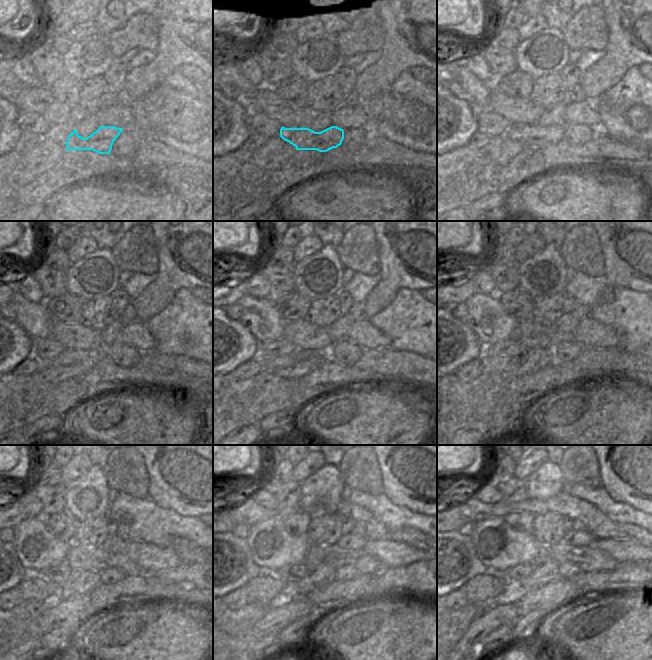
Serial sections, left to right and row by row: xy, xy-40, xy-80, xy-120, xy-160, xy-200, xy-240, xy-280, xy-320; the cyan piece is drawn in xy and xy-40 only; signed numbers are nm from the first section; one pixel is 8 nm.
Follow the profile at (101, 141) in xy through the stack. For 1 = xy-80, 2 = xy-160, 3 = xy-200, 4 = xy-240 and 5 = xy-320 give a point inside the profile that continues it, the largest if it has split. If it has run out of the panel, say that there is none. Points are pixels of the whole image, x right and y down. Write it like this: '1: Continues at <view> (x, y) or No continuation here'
1: Continues at xy-80 (534, 136)
2: Continues at xy-160 (273, 364)
3: Continues at xy-200 (491, 363)
4: Continues at xy-240 (41, 588)
5: Continues at xy-320 (483, 589).

